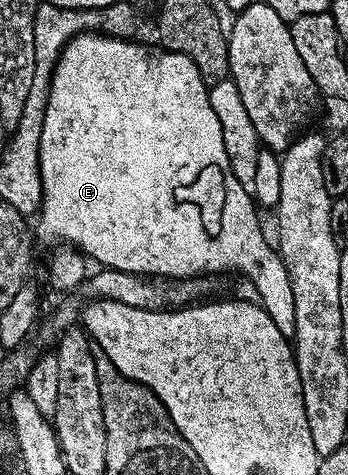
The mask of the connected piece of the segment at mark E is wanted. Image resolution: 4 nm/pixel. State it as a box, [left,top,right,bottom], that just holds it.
[38,33,294,339]

